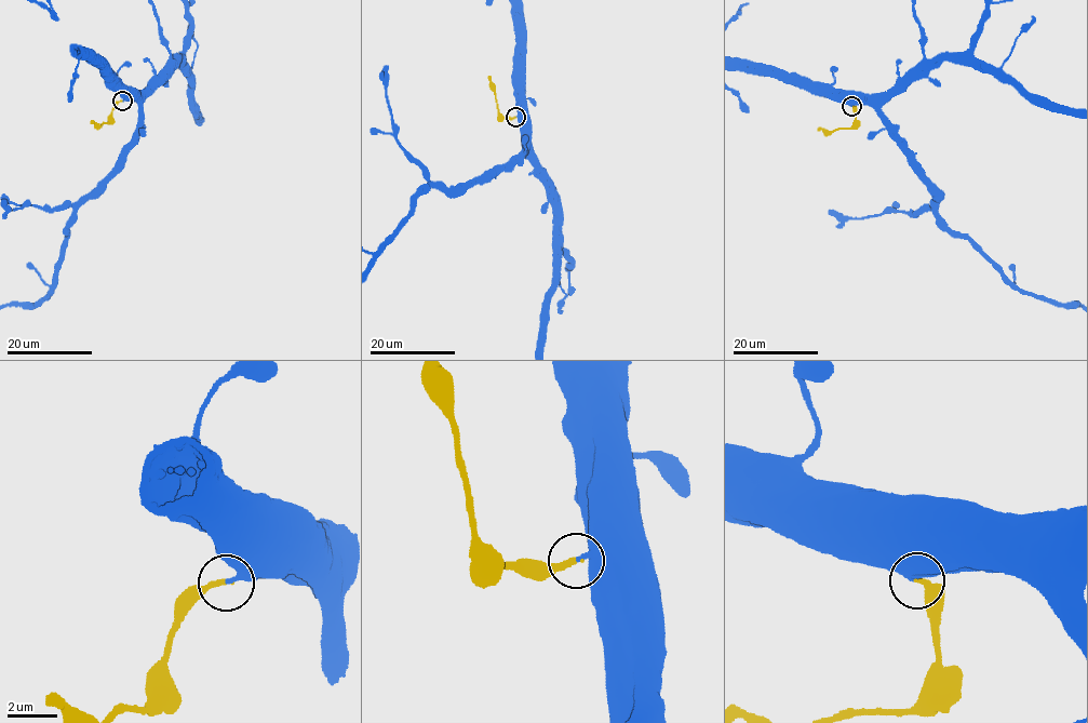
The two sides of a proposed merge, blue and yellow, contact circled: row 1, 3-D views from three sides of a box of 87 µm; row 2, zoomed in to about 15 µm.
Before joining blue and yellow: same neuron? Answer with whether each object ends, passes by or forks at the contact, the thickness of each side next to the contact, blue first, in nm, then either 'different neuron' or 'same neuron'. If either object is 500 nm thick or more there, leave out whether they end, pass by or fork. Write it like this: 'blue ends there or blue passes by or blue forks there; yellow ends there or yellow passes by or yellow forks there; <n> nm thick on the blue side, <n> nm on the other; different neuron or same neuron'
blue ends there; yellow ends there; 280 nm thick on the blue side, 200 nm on the other; same neuron

